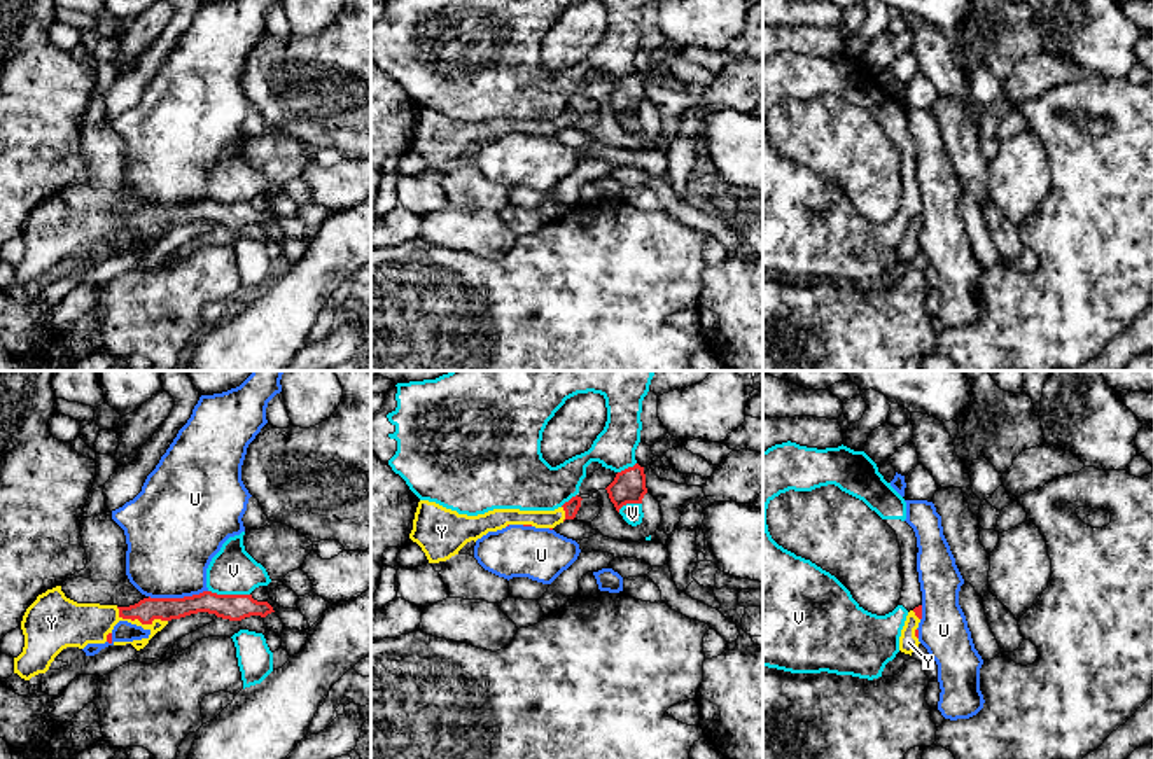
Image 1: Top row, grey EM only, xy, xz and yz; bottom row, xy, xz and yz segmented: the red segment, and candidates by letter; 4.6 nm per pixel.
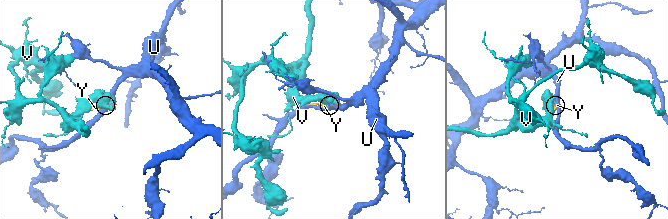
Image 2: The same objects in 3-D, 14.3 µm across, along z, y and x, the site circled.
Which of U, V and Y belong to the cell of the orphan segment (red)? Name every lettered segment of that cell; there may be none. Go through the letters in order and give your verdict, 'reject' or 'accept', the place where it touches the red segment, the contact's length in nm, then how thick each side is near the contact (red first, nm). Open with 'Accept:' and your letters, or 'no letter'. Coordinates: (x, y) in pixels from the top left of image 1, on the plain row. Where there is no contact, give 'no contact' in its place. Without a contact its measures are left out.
Accept: Y
U: reject; contact xy (177, 207); length 280 nm; calibres 110 and 400 nm
V: reject; contact xy (230, 203); length 190 nm; calibres 130 and 220 nm
Y: accept; contact xy (140, 229); length 240 nm; calibres 110 and 190 nm

